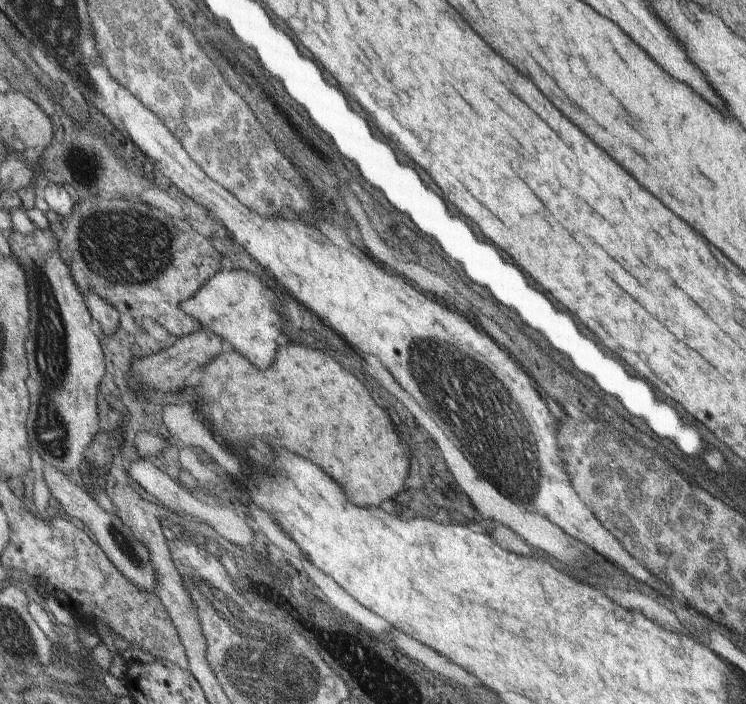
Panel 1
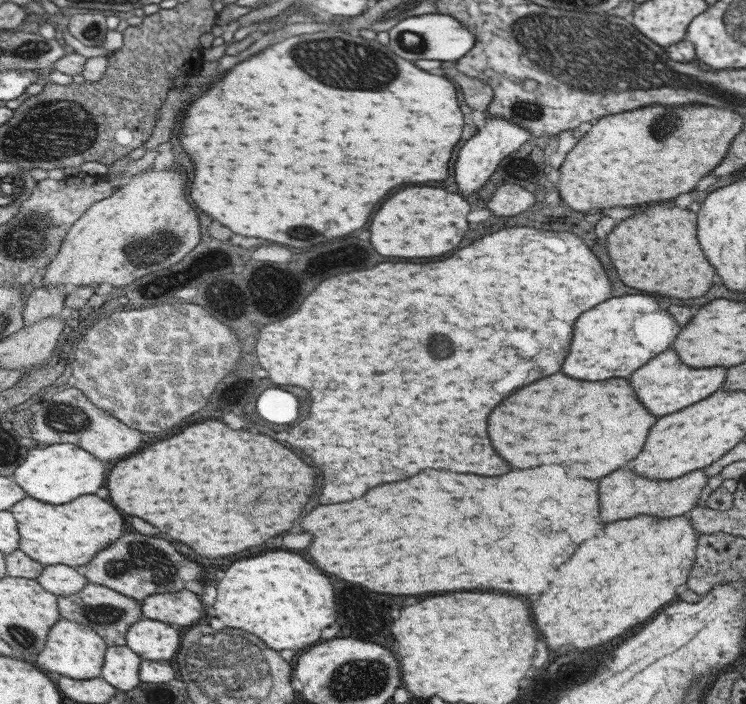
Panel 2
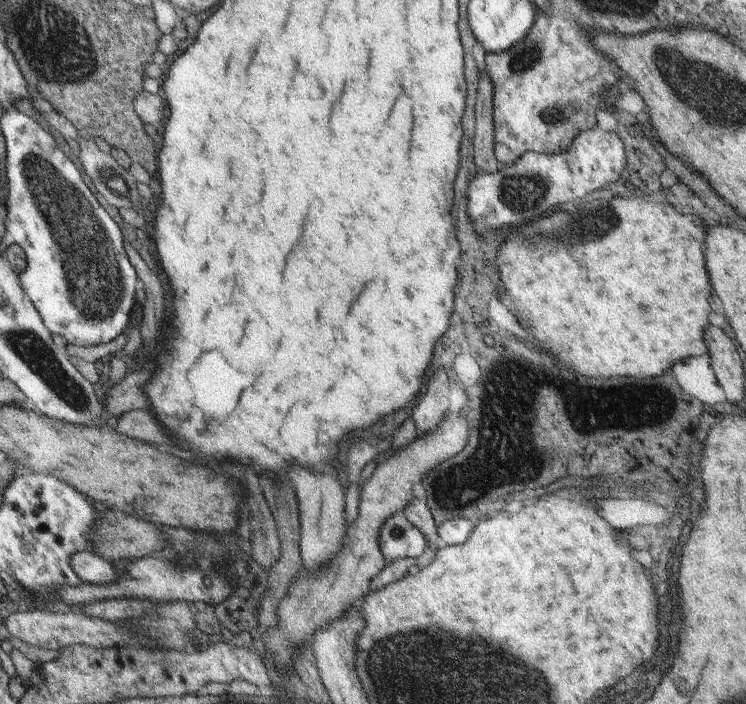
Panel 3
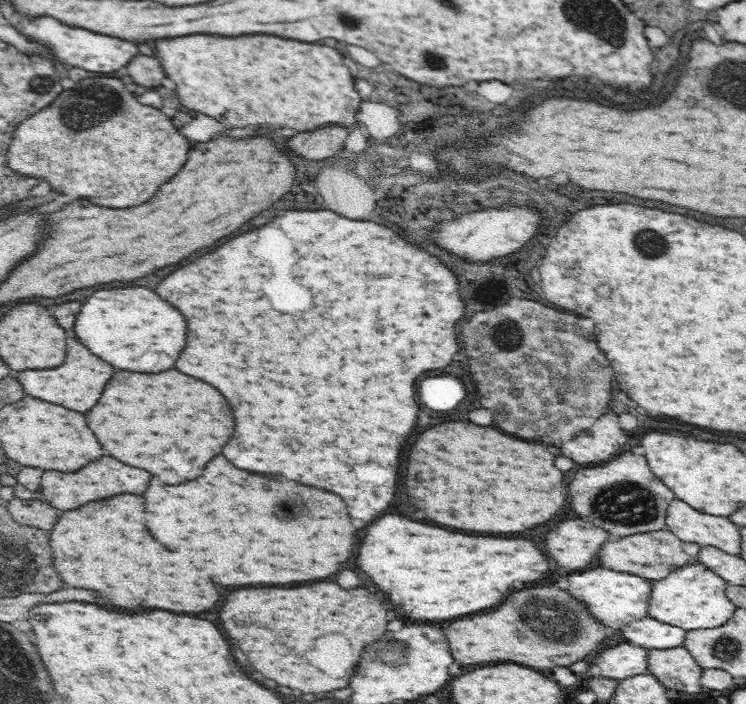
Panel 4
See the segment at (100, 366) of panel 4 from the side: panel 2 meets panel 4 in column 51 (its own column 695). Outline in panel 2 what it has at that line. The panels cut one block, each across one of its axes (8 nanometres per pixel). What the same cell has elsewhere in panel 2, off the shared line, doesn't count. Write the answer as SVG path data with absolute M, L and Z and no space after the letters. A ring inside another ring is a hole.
M666 350L666 352L658 354L656 358L648 360L644 364L644 368L638 368L636 374L630 378L630 386L632 386L632 390L636 390L636 398L640 398L640 402L644 402L644 406L648 406L650 414L666 416L666 414L682 410L694 402L700 402L706 396L710 396L712 392L716 392L722 386L724 376L728 374L726 370L728 369L722 366L694 370L694 368L688 368L686 364L682 364L672 350Z

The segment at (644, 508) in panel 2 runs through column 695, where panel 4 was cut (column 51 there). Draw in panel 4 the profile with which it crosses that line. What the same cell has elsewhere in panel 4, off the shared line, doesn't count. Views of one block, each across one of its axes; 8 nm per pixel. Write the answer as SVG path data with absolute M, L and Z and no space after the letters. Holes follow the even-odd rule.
M104 456L100 460L86 464L84 468L72 474L45 472L42 474L40 486L42 486L42 496L46 502L50 502L50 507L64 512L79 508L82 504L88 504L92 500L102 500L102 498L110 498L116 494L124 494L124 492L140 494L140 490L144 490L144 482L150 482L150 474L146 474L144 470L136 470L132 466L116 462L114 458Z

